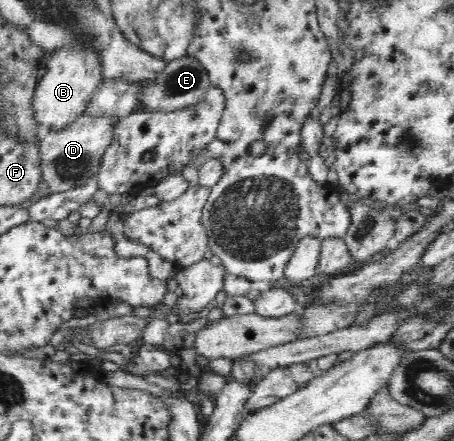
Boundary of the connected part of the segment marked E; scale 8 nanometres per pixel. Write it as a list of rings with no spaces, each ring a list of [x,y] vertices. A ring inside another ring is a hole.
[[[187,54],[186,56],[168,61],[165,67],[156,73],[154,78],[145,81],[136,95],[137,109],[135,111],[174,112],[195,105],[211,87],[211,80],[205,66],[201,65],[199,58]]]

